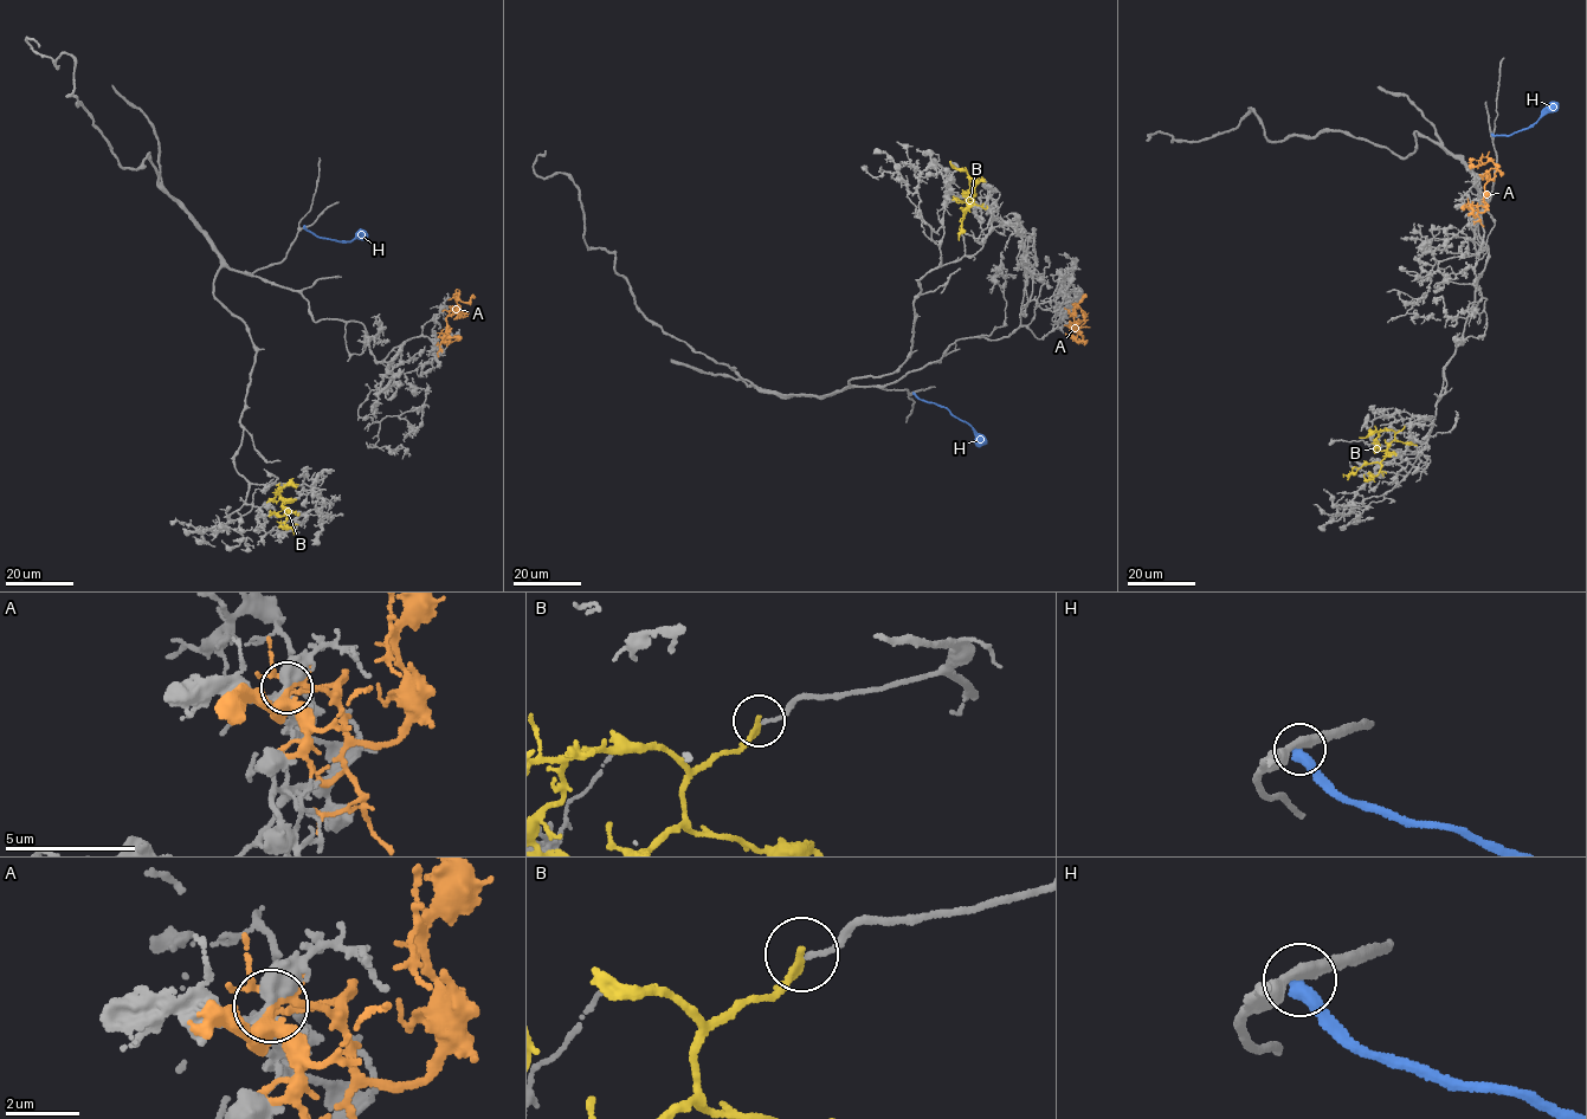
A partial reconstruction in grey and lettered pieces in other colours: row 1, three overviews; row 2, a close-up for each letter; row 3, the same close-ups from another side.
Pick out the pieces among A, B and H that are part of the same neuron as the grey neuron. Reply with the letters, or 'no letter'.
no letter

